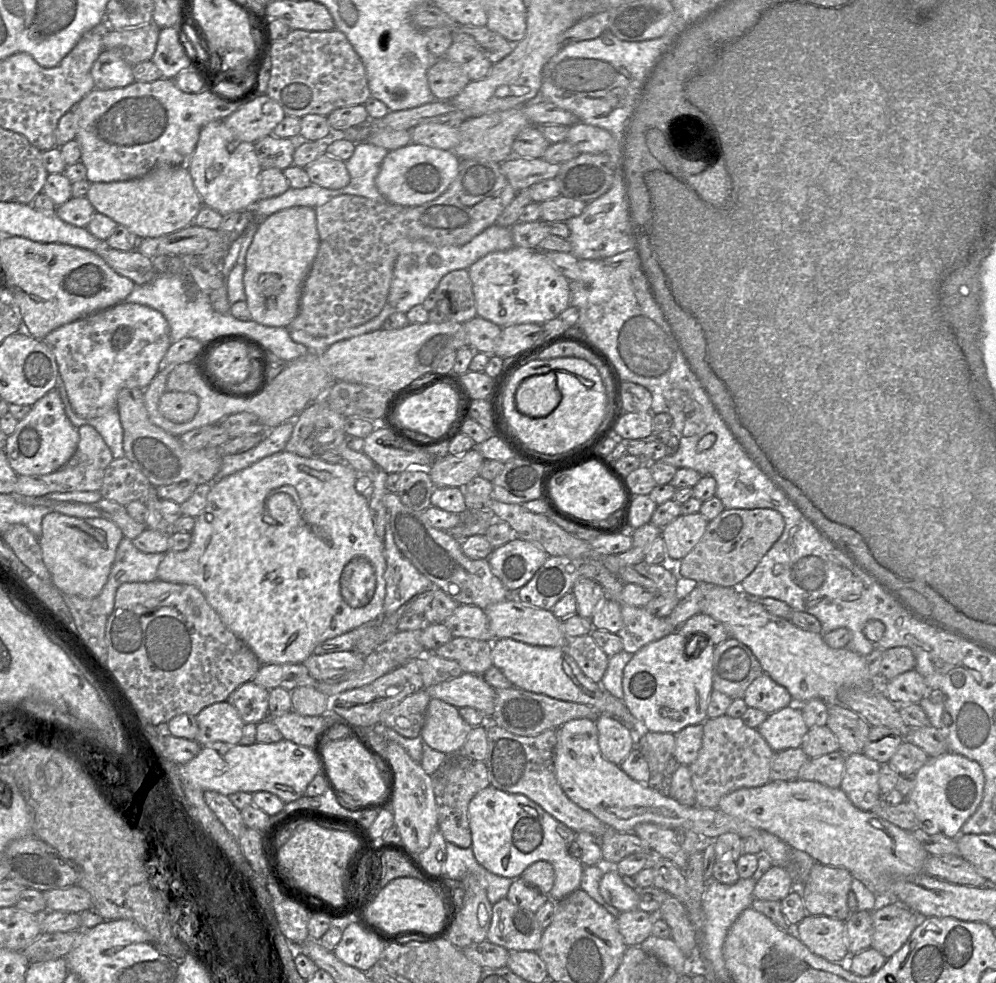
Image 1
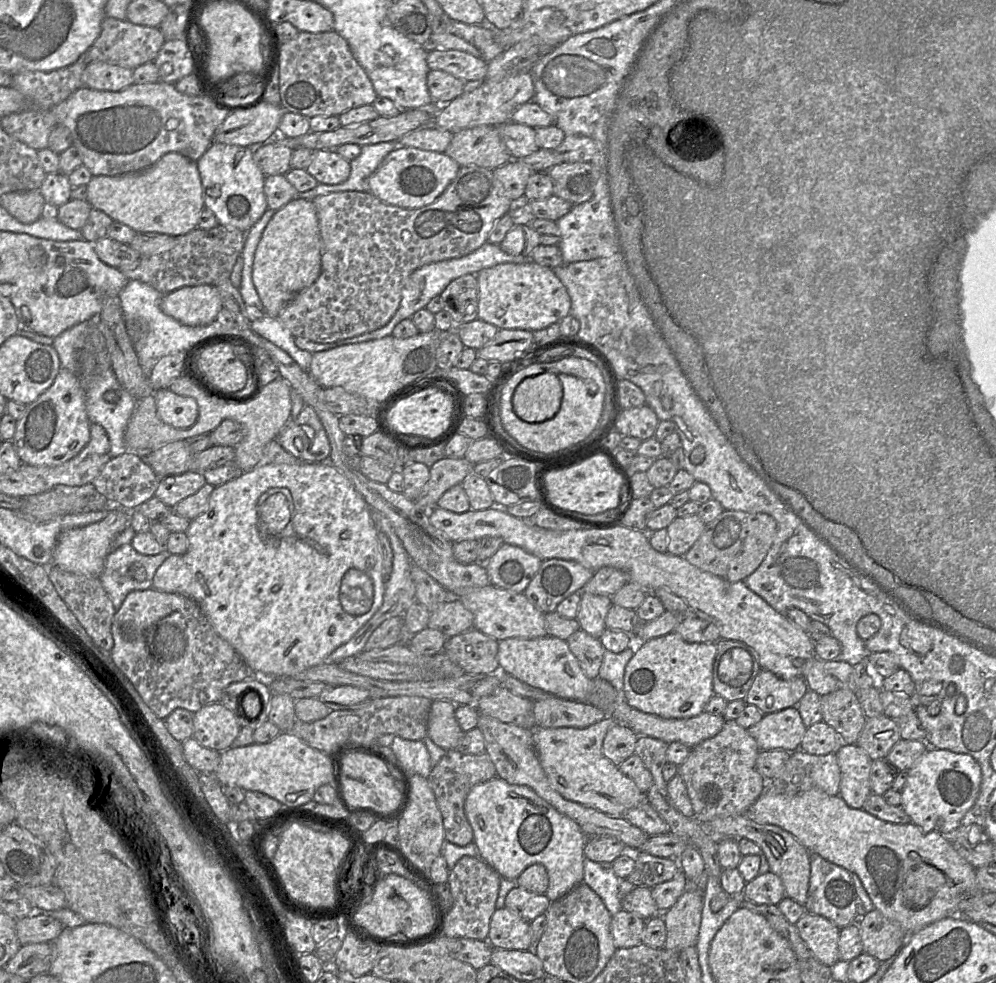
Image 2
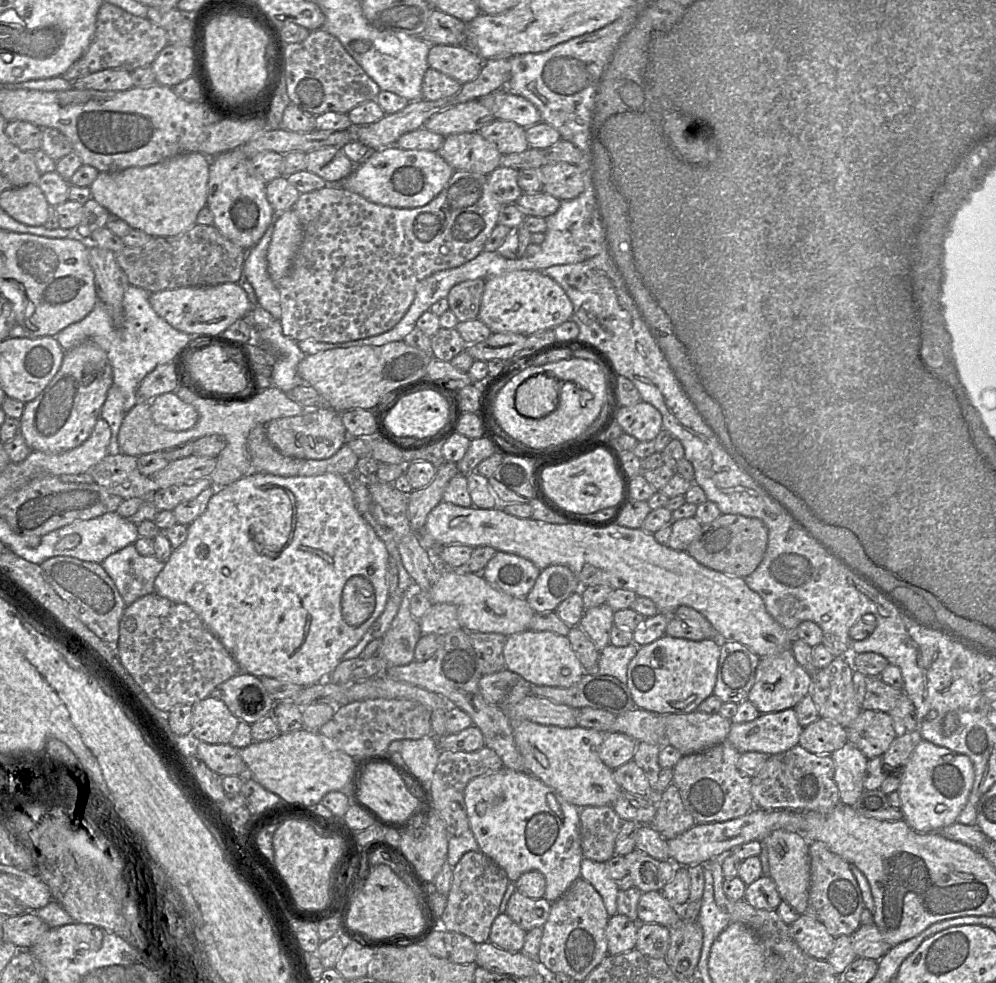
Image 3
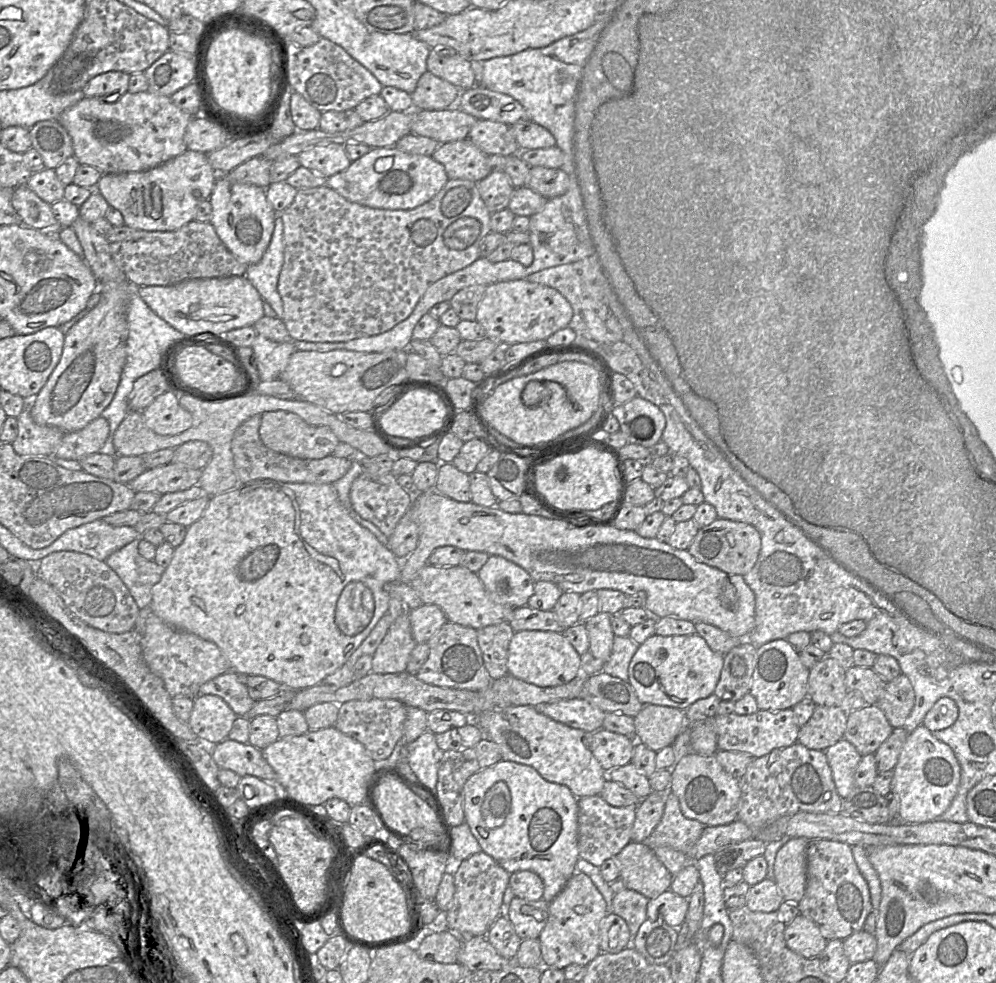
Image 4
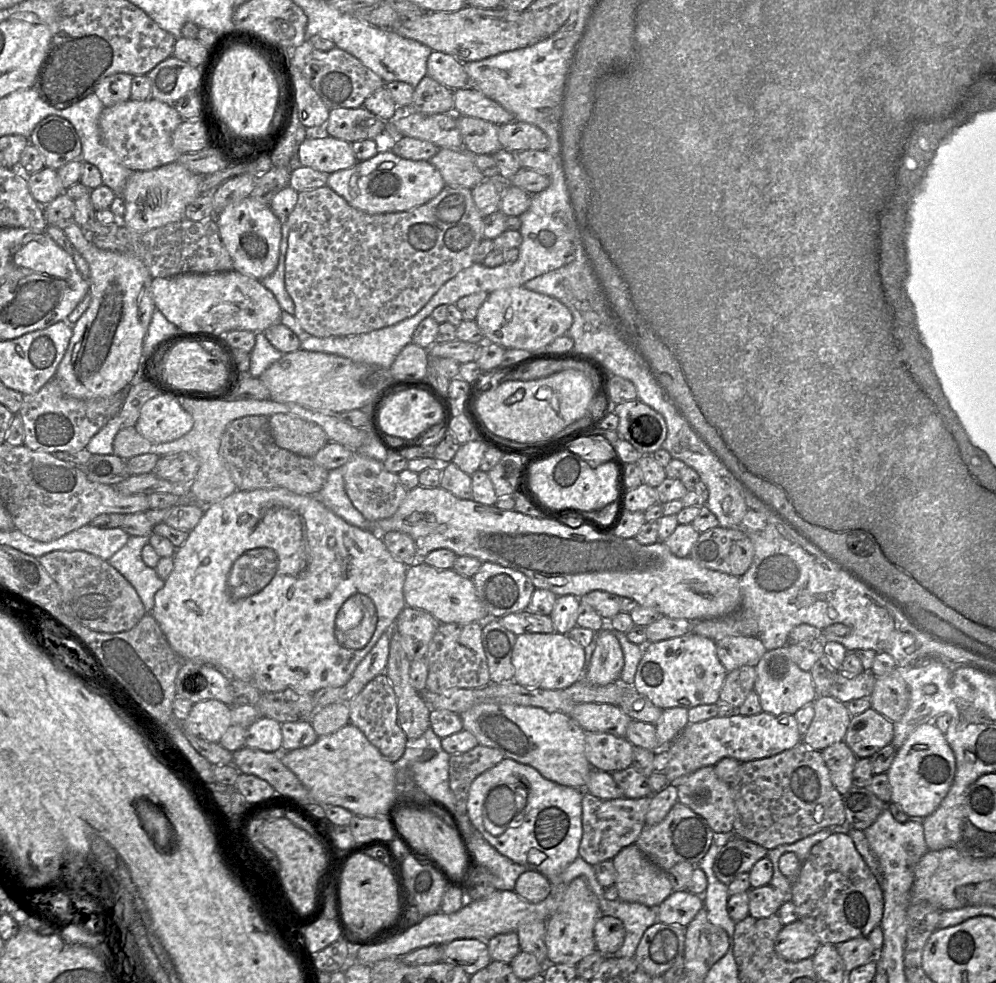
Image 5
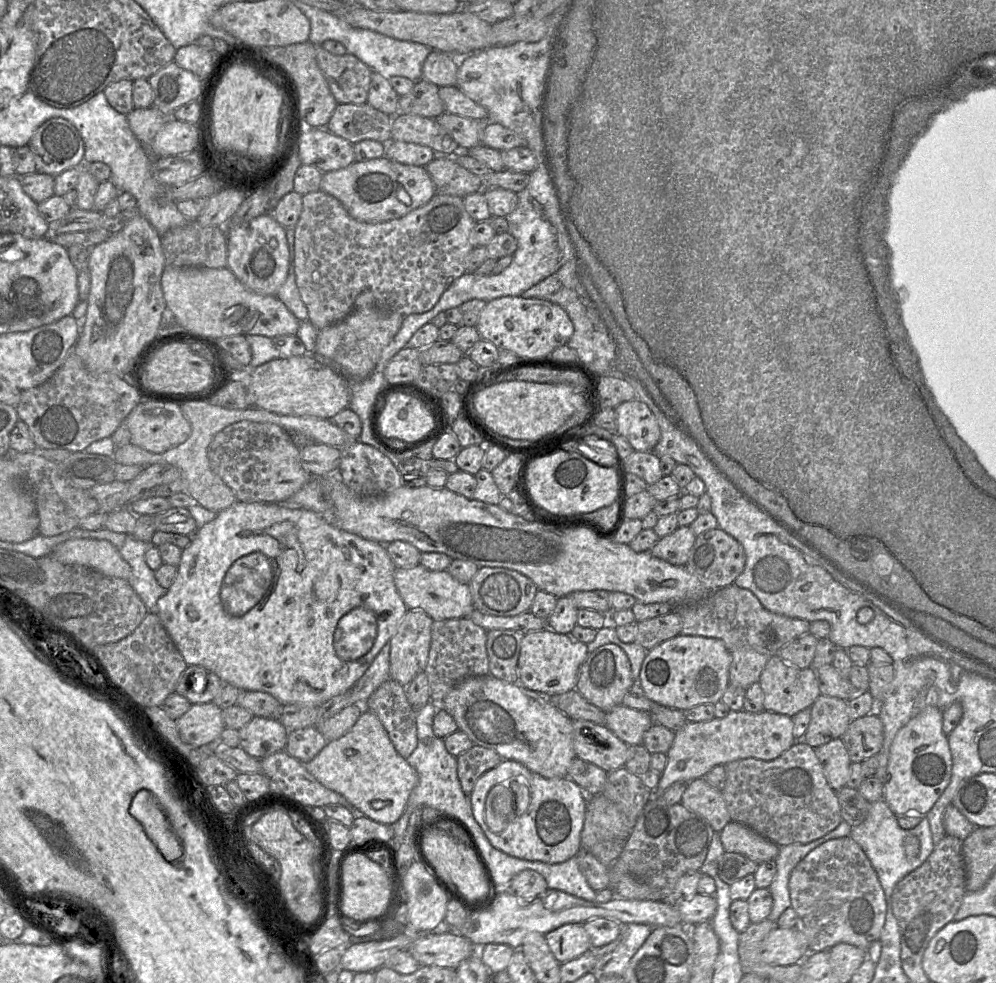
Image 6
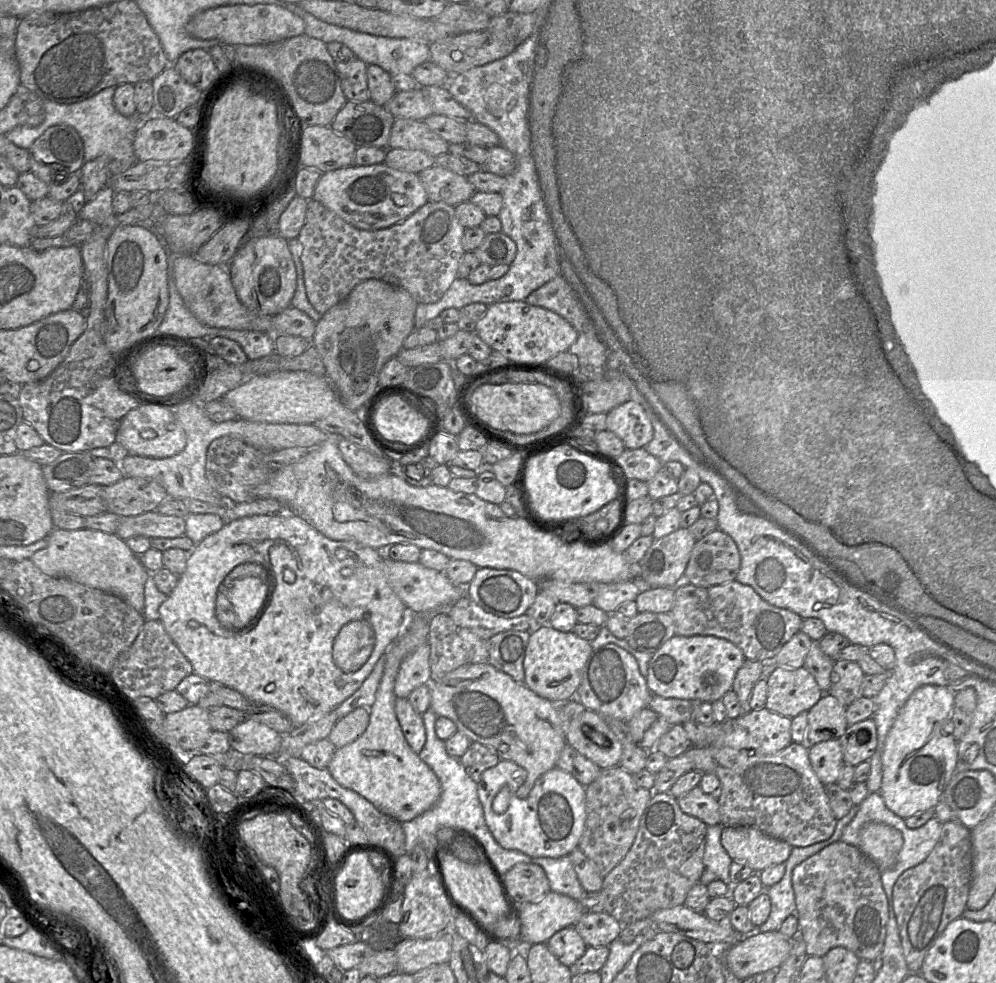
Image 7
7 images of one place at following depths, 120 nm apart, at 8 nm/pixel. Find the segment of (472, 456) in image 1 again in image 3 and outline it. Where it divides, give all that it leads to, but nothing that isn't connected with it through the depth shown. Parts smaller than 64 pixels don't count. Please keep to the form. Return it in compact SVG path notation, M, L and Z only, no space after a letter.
M443 462L432 482L408 495L408 519L413 532L424 531L427 515L441 501L449 481L459 473L456 463Z

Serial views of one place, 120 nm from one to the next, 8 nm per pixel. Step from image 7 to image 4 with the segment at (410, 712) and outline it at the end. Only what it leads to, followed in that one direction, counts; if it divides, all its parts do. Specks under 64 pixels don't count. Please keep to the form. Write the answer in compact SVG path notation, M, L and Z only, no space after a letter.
M392 699L353 700L338 706L334 727L361 743L376 763L381 764L387 760L402 739L406 706Z

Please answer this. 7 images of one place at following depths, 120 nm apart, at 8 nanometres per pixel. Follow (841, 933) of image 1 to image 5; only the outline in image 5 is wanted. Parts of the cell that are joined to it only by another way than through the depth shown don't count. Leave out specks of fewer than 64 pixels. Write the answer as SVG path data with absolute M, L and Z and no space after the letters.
M798 919L783 925L775 940L775 951L787 961L798 962L812 958L820 945L812 929Z

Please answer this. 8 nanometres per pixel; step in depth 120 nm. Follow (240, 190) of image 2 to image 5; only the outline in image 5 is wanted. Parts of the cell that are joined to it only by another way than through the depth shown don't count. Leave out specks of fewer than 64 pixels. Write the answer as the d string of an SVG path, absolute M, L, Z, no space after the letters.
M250 196L227 206L215 216L221 241L227 249L233 269L262 280L274 272L278 265L281 242L281 222L269 205Z

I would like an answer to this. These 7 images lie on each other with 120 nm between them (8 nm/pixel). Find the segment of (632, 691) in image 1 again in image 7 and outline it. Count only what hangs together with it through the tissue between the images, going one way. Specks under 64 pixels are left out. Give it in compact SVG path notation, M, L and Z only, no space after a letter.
M674 635L652 655L645 678L652 695L712 703L732 690L734 677L745 661L741 649L725 639Z

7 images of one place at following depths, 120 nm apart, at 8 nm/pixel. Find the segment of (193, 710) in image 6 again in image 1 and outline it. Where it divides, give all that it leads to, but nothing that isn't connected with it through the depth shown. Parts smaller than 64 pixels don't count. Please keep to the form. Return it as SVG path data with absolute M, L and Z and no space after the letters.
M228 701L213 703L196 715L198 733L196 741L201 745L212 743L239 744L244 722L236 708Z

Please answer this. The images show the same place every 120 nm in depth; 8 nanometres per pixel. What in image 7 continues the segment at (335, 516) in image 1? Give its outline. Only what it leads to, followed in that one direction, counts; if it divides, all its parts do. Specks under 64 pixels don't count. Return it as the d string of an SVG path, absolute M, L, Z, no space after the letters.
M295 513L253 515L236 519L205 537L188 554L186 568L179 576L176 587L159 607L160 621L181 653L191 663L193 673L211 684L221 684L238 691L252 703L251 705L269 705L285 714L293 726L301 726L322 718L356 692L379 658L402 634L409 610L388 583L384 560L383 550L353 541L330 539Z

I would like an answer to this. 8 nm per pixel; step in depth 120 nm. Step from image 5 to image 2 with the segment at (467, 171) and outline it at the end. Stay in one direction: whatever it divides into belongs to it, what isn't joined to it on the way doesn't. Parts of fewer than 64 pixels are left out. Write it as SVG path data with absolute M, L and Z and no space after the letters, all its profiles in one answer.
M489 125L454 133L444 153L460 166L477 165L492 170L512 159L500 136L499 127Z

